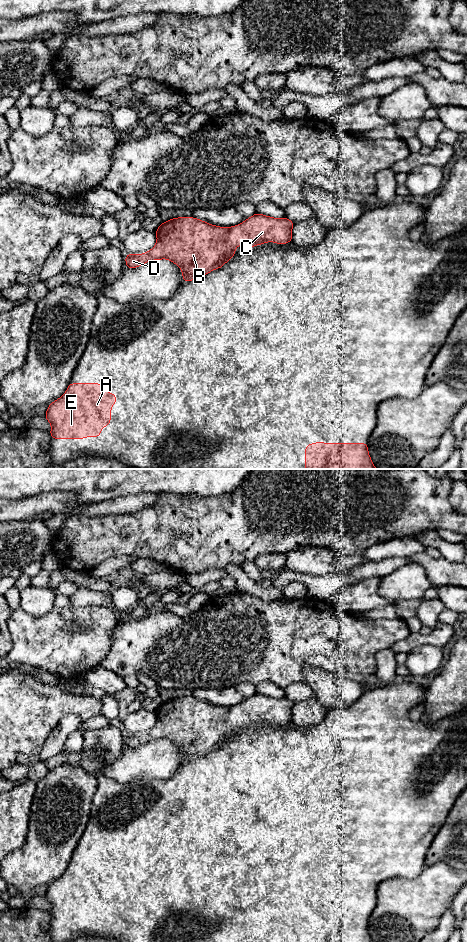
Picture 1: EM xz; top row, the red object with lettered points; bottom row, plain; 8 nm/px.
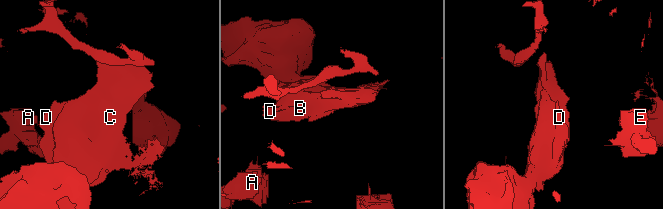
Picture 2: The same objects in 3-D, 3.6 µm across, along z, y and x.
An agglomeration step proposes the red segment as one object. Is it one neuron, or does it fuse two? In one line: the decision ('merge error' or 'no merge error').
merge error

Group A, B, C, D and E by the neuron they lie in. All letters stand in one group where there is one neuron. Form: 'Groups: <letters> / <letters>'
Groups: A C E / B D

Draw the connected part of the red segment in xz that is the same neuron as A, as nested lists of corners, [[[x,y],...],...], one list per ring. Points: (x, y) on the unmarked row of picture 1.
[[[70,863],[66,872],[48,885],[45,898],[51,904],[52,919],[84,919],[86,917],[100,917],[101,908],[108,907],[111,902],[111,888],[117,877],[105,870],[104,864],[98,863]]]

